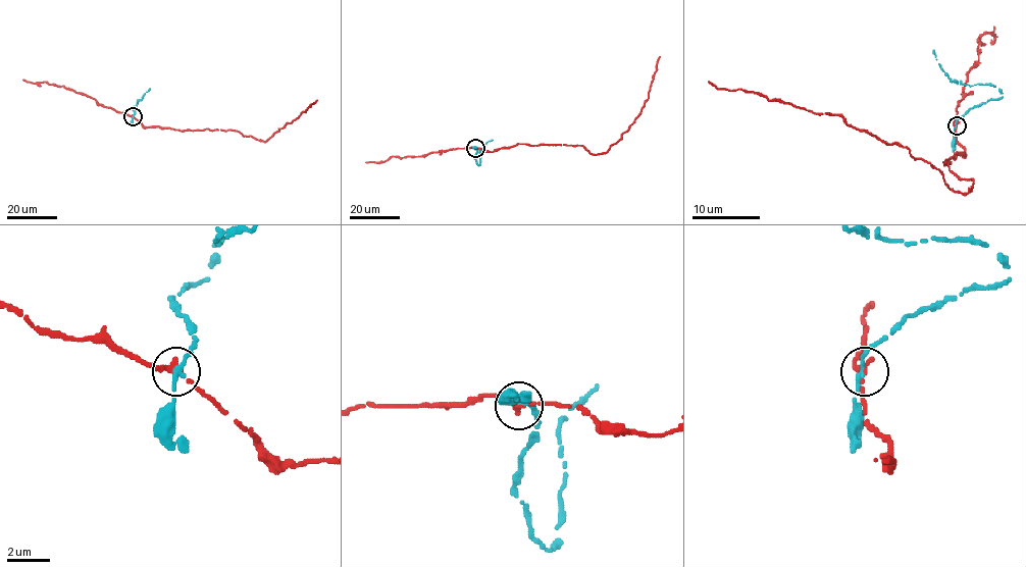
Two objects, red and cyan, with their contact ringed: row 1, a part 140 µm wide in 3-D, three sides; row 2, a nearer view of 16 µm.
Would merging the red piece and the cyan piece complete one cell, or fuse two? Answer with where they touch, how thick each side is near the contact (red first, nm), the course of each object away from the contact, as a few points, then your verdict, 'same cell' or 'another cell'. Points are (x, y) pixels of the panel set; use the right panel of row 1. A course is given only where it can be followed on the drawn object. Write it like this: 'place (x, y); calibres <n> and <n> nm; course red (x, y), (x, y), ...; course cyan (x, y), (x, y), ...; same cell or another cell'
place (957, 125); calibres 280 and 240 nm; course red (957, 125), (966, 154), (943, 164), (974, 182), (967, 193), (952, 192), (907, 148), (842, 117), (709, 82); course cyan (956, 125), (974, 107), (1001, 99), (1003, 94), (992, 85), (964, 85), (951, 80), (933, 50); another cell

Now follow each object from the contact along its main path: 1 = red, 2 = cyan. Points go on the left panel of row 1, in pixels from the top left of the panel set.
1: (133, 116), (145, 126), (235, 130), (263, 141), (298, 118), (317, 100)
2: (133, 116), (133, 108), (149, 88)

